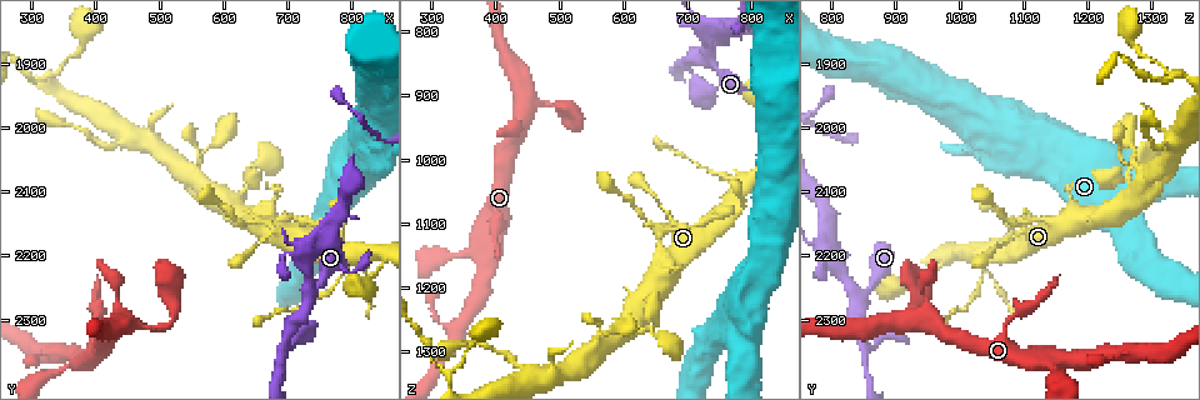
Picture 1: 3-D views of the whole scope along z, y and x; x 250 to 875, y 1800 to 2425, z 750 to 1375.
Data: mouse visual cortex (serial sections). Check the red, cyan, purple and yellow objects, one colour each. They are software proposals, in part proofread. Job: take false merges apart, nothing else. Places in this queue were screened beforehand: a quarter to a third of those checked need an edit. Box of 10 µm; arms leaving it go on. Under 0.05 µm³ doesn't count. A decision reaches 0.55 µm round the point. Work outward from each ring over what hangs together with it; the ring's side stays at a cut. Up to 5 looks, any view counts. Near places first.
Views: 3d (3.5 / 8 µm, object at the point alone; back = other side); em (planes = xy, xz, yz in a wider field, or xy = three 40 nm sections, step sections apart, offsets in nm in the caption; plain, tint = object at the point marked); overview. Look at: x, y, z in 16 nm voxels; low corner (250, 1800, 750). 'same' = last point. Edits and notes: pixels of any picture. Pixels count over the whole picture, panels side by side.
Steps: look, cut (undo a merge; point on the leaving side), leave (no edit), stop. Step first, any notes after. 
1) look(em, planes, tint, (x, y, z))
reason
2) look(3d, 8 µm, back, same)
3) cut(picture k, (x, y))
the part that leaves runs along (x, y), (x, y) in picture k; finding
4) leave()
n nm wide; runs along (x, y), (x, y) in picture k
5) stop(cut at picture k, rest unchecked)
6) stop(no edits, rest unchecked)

look(3d, 8 µm, back, (785, 2195, 1045))
three-way junction

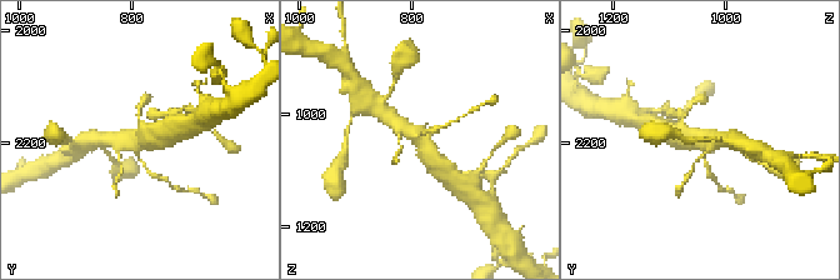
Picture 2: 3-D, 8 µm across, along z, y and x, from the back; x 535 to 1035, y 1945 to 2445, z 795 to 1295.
look(em, planes, tint, same)
now the EM

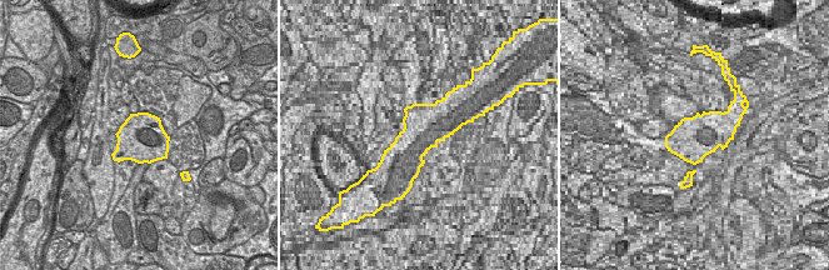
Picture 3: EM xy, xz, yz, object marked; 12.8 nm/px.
leave()
all the same cell

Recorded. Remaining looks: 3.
look(3d, 3.5 µm, (730, 2200, 800))
abrupt turn

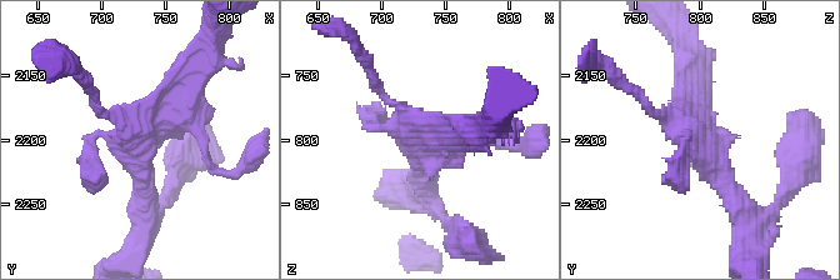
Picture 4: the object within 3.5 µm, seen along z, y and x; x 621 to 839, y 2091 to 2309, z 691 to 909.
look(em, xy, step 1, tint, (730, 2196, 798))
need the tissue

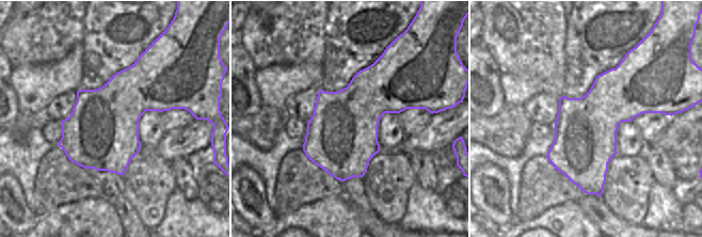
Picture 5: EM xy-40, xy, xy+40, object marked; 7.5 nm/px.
leave()
continuous, no second cell

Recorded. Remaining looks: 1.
stop(no edits, rest unchecked)

